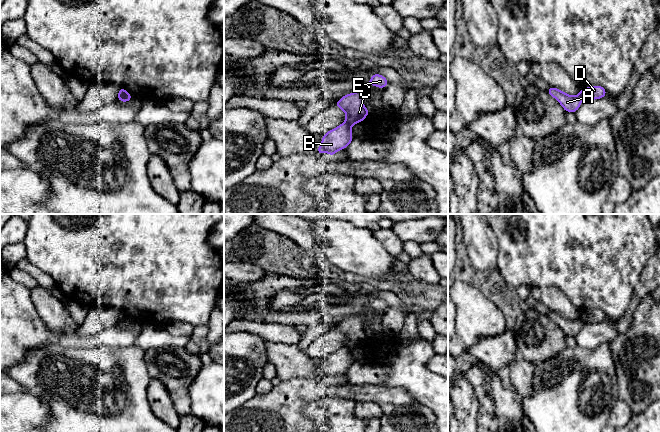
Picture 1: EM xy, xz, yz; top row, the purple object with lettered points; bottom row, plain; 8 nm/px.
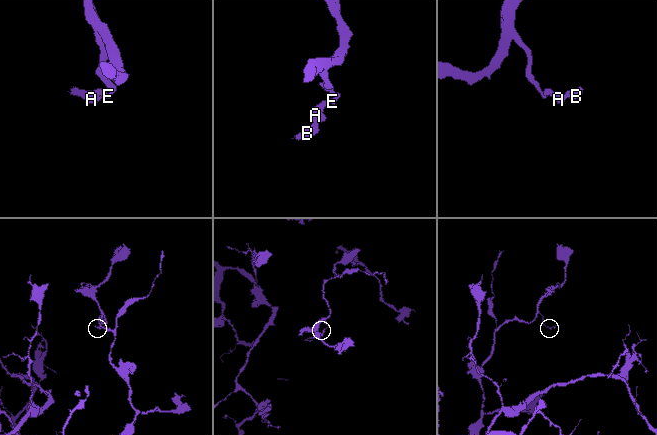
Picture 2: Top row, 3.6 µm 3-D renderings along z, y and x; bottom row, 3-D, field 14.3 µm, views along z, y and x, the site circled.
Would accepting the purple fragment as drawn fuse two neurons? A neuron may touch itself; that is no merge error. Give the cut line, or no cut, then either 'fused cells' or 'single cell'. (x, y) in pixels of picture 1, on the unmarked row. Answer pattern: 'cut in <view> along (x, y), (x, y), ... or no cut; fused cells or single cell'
cut in xy along (127, 316), (119, 324); fused cells

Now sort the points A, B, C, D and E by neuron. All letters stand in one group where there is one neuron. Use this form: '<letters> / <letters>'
A C E / B D

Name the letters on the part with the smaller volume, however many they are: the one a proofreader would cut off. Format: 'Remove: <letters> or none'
Remove: B, D

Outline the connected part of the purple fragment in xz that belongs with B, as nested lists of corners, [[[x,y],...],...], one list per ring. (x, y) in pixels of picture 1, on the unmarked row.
[[[343,346],[335,353],[324,358],[316,378],[327,376],[329,380],[332,380],[337,375],[347,372],[353,364],[351,350],[352,349]]]

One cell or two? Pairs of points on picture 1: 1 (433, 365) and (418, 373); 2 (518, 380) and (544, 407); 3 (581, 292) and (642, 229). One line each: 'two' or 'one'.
1: two
2: two
3: one

